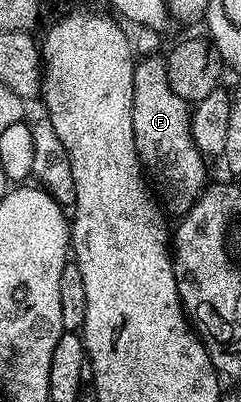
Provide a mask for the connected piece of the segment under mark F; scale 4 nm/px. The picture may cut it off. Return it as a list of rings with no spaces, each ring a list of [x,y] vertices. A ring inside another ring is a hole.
[[[157,53],[138,58],[133,68],[131,109],[131,125],[135,125],[135,149],[160,206],[174,217],[188,213],[207,186],[207,159],[192,139],[190,114],[190,104],[176,95],[167,81],[164,58]]]

